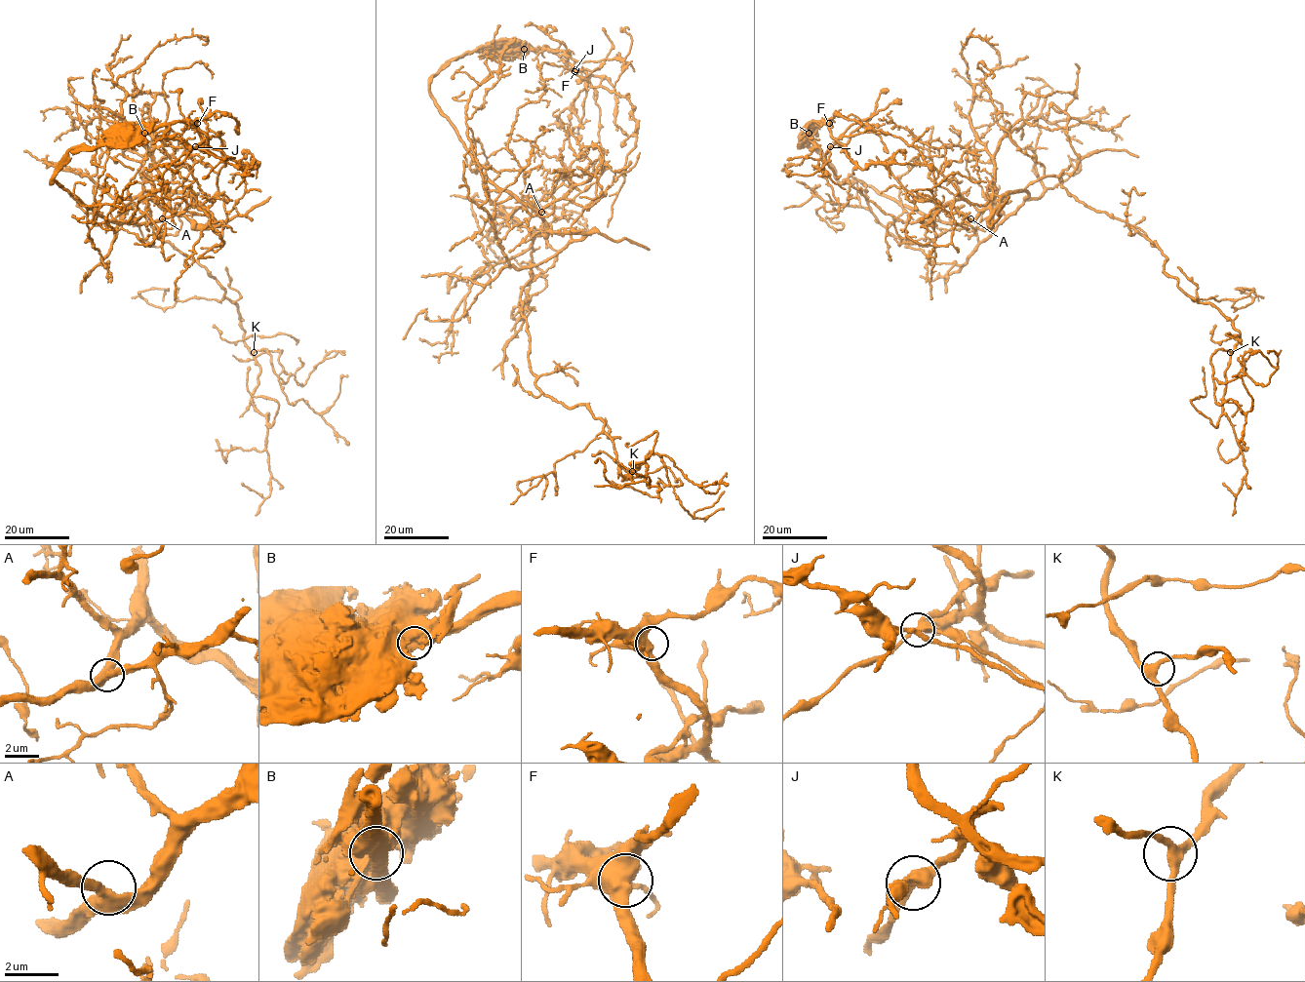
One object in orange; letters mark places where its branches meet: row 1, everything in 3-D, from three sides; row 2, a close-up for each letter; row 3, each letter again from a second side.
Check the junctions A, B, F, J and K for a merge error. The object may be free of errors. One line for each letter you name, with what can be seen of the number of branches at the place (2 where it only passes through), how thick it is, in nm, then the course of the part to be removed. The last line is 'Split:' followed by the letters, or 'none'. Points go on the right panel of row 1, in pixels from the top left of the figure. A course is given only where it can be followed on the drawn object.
B: branches 1; calibre 1200 nm; course (809, 133), (810, 123), (823, 122), (859, 168), (881, 163), (927, 165), (932, 171), (933, 183)
Split: B

